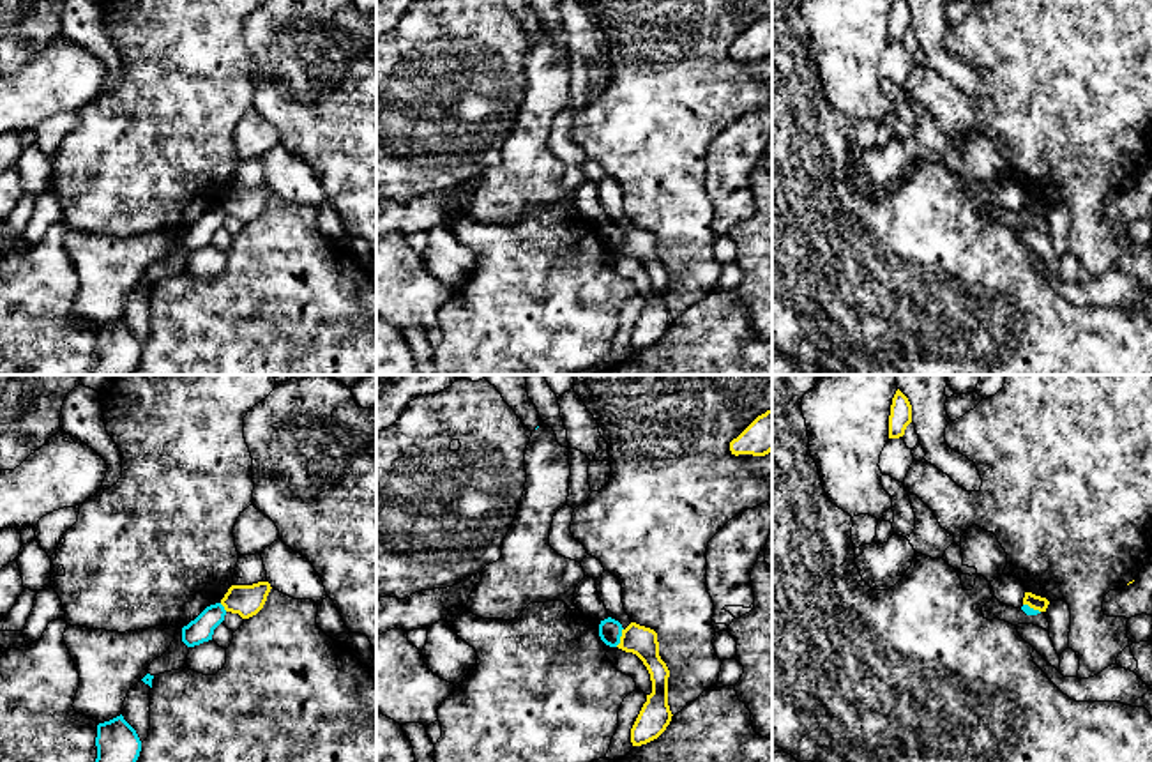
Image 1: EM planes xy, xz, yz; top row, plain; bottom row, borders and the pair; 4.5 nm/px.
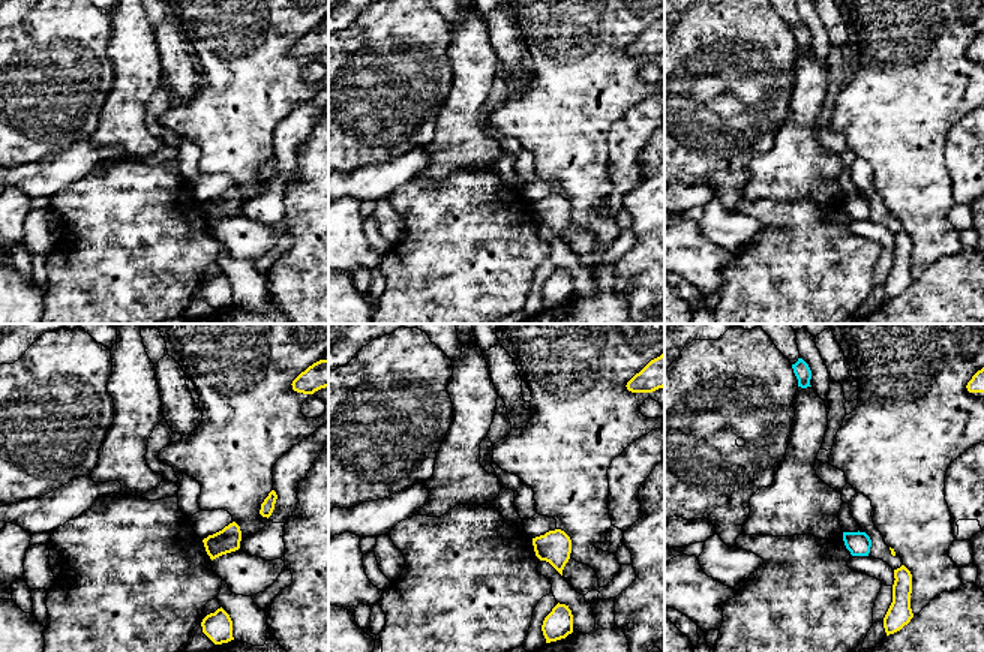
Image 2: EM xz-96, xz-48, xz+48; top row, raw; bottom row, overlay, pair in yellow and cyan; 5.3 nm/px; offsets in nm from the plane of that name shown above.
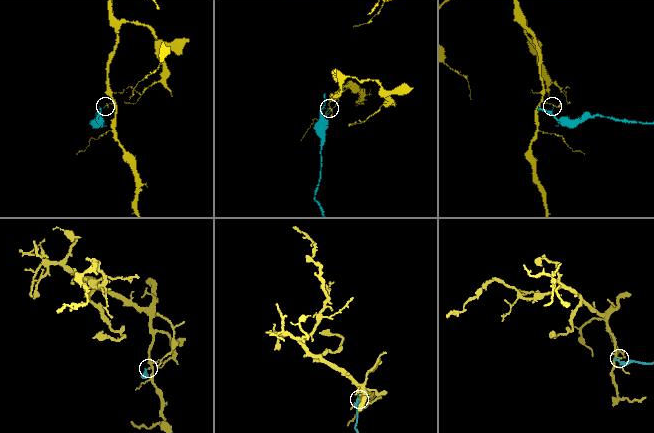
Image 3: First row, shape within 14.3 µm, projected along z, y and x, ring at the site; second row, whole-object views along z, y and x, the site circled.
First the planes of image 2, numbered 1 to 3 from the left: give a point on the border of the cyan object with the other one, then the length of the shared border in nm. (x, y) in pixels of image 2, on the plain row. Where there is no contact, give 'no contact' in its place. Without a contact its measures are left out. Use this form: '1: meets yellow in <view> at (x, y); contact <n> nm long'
1: no contact
2: no contact
3: no contact

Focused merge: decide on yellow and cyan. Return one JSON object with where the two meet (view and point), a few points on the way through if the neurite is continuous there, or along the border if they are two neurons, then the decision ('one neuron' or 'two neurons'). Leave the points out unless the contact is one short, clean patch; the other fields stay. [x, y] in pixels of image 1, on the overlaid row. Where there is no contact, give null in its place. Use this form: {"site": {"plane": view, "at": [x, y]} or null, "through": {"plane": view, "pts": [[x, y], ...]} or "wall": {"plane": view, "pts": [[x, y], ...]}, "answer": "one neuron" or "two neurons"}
{"site": {"plane": "xz", "at": [621, 637]}, "wall": {"plane": "xz", "pts": [[622, 628], [621, 640], [615, 646]]}, "answer": "two neurons"}

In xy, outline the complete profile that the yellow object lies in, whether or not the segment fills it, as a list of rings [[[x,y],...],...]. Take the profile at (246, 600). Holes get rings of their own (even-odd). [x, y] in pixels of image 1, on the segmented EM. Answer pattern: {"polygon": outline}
{"polygon": [[[269,582],[231,585],[221,599],[221,605],[226,612],[239,613],[242,619],[249,619],[263,608],[270,589],[272,587]]]}

